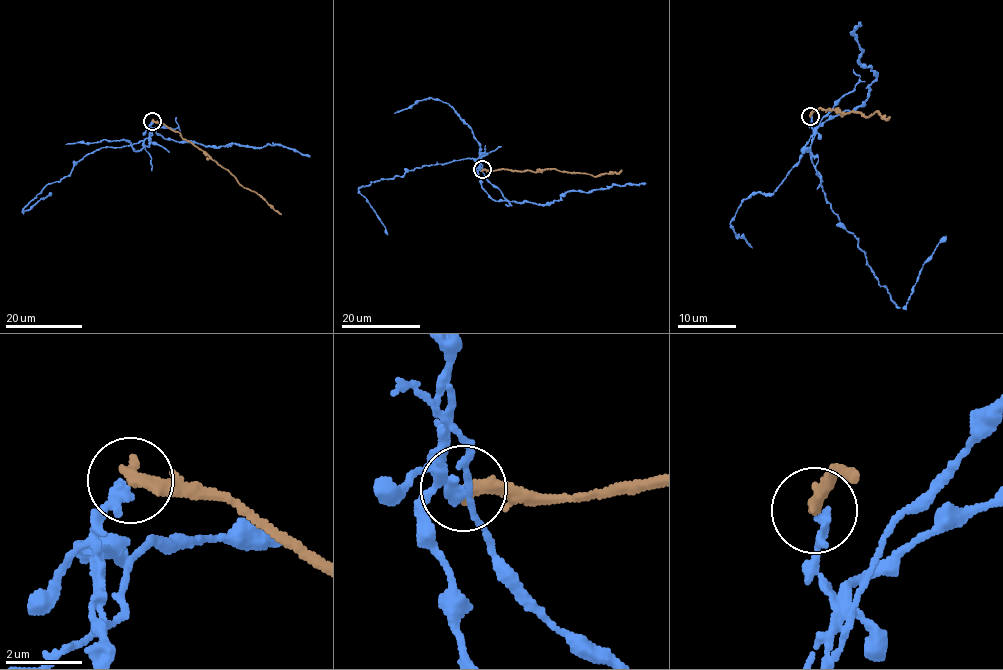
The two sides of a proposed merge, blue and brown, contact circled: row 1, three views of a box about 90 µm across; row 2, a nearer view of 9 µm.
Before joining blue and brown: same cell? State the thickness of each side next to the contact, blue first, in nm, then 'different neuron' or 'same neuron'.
280/360 nm | different neuron

